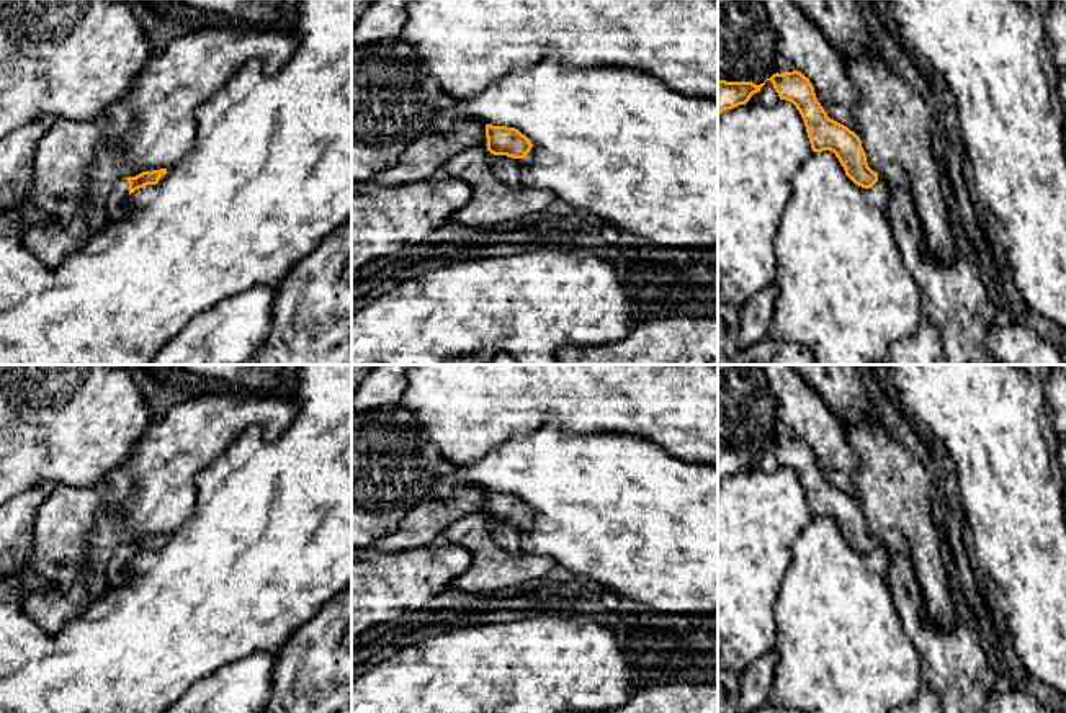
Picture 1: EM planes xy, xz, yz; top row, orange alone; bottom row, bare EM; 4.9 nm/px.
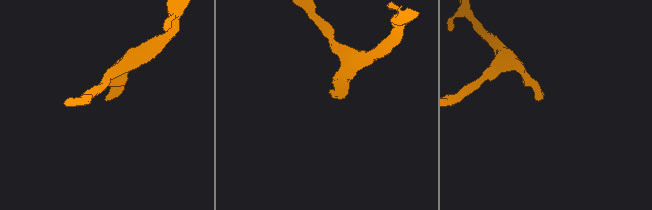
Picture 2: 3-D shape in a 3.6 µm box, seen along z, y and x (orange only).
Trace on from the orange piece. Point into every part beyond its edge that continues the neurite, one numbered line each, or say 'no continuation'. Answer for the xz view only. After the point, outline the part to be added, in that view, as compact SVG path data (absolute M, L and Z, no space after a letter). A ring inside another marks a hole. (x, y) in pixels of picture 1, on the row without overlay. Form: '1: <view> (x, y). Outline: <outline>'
1: xz (506, 535). Outline: M494 522L492 525L494 541L510 554L522 553L520 549L520 533L517 525L507 522Z

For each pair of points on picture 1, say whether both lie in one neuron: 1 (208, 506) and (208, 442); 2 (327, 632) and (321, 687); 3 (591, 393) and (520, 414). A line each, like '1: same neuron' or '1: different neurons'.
1: different neurons
2: same neuron
3: same neuron

